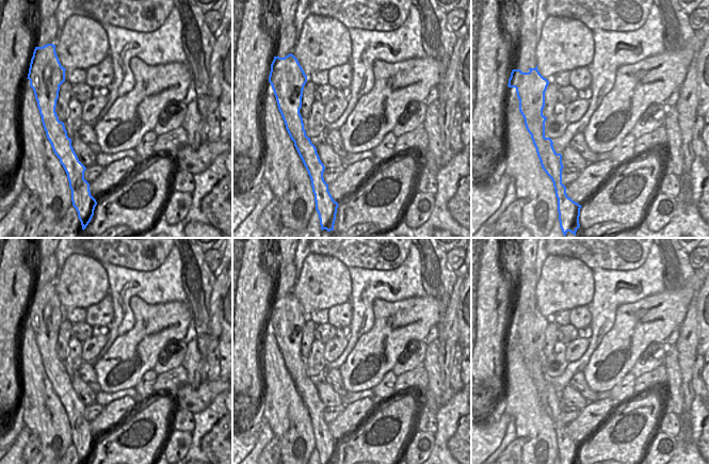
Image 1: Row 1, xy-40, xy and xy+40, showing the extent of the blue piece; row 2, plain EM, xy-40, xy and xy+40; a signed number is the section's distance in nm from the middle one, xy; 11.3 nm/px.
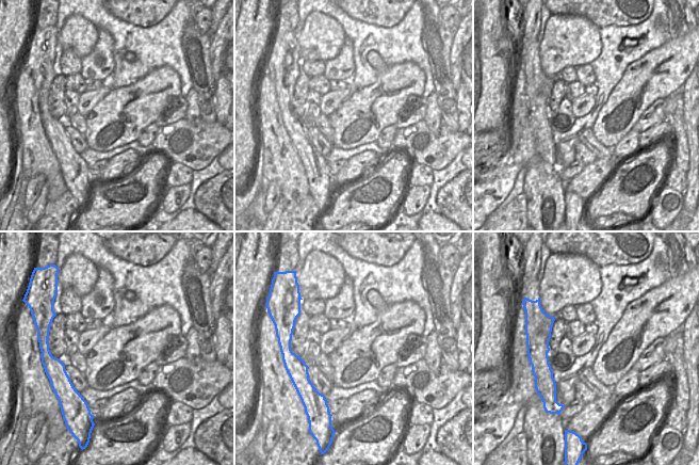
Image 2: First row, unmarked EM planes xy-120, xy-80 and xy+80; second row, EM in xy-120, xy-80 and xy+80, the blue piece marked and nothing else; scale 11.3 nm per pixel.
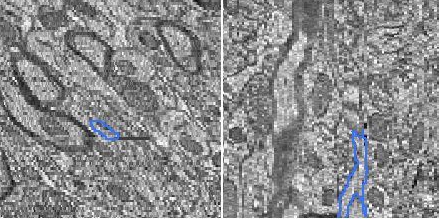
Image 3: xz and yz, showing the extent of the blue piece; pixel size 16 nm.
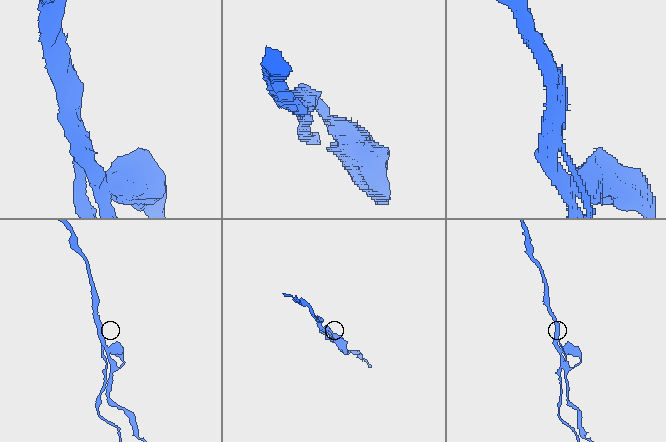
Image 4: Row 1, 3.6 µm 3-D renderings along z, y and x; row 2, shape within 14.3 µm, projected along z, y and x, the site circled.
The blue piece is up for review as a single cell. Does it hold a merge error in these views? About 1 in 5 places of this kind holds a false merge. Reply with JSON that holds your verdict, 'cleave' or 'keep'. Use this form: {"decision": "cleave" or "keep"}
{"decision": "cleave"}

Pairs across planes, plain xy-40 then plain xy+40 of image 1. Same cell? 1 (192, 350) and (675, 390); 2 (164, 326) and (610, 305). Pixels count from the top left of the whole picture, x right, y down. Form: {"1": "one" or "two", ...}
{"1": "one", "2": "two"}

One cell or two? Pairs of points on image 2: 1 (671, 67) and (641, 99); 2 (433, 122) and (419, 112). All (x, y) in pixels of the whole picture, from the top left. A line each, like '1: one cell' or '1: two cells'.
1: one cell
2: two cells

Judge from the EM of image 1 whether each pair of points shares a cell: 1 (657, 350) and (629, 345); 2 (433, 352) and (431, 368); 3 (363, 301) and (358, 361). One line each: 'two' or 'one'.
1: two
2: one
3: two

